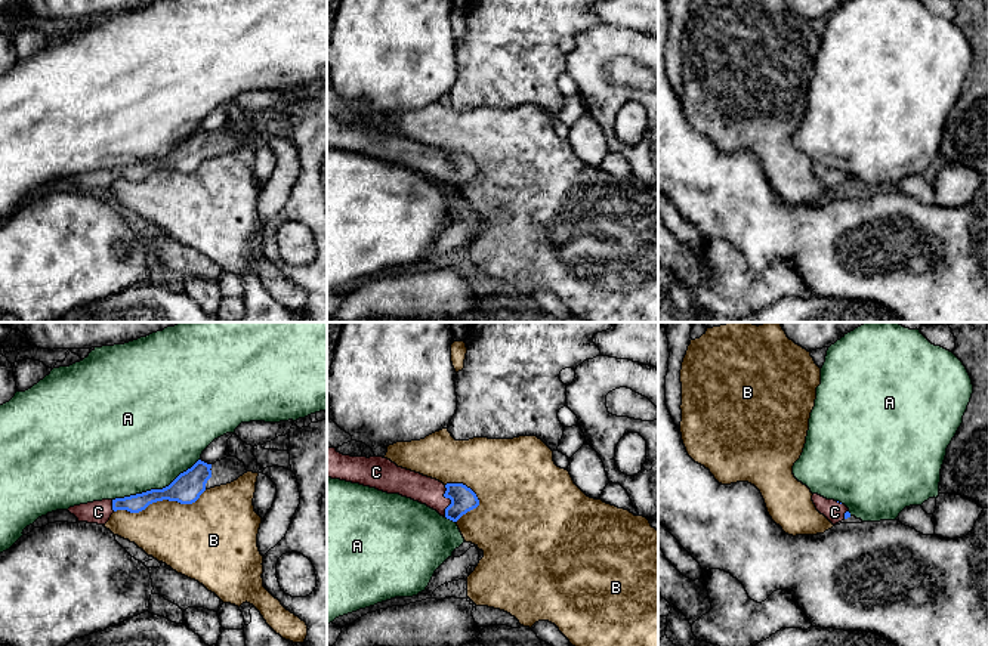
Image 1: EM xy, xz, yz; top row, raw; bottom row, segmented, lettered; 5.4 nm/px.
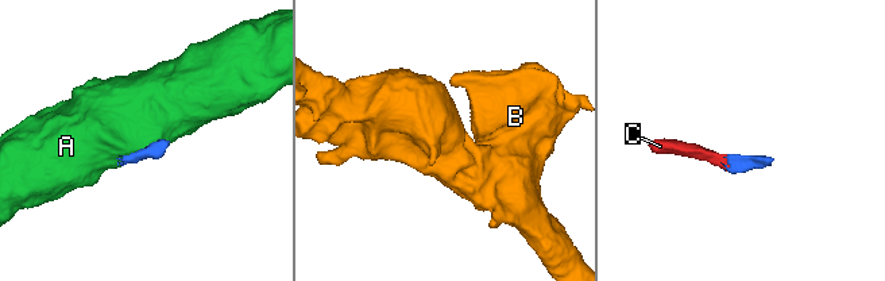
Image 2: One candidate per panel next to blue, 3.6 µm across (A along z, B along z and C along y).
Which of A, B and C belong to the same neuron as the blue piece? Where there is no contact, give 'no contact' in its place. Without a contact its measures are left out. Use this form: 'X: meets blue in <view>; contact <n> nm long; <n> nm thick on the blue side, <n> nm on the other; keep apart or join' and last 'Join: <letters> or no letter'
A: meets blue in xy; contact 500 nm long; 160 nm thick on the blue side, 480 nm on the other; keep apart
B: meets blue in xy; contact 500 nm long; 160 nm thick on the blue side, 360 nm on the other; keep apart
C: meets blue in xz; contact 180 nm long; 140 nm thick on the blue side, 150 nm on the other; join
Join: C

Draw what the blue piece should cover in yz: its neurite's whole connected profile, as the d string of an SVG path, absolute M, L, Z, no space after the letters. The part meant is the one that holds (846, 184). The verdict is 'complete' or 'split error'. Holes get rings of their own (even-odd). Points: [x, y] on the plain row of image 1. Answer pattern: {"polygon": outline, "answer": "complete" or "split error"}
{"polygon": "M818 163L812 164L816 179L824 183L833 194L850 186L849 177L834 169L827 169Z", "answer": "split error"}

